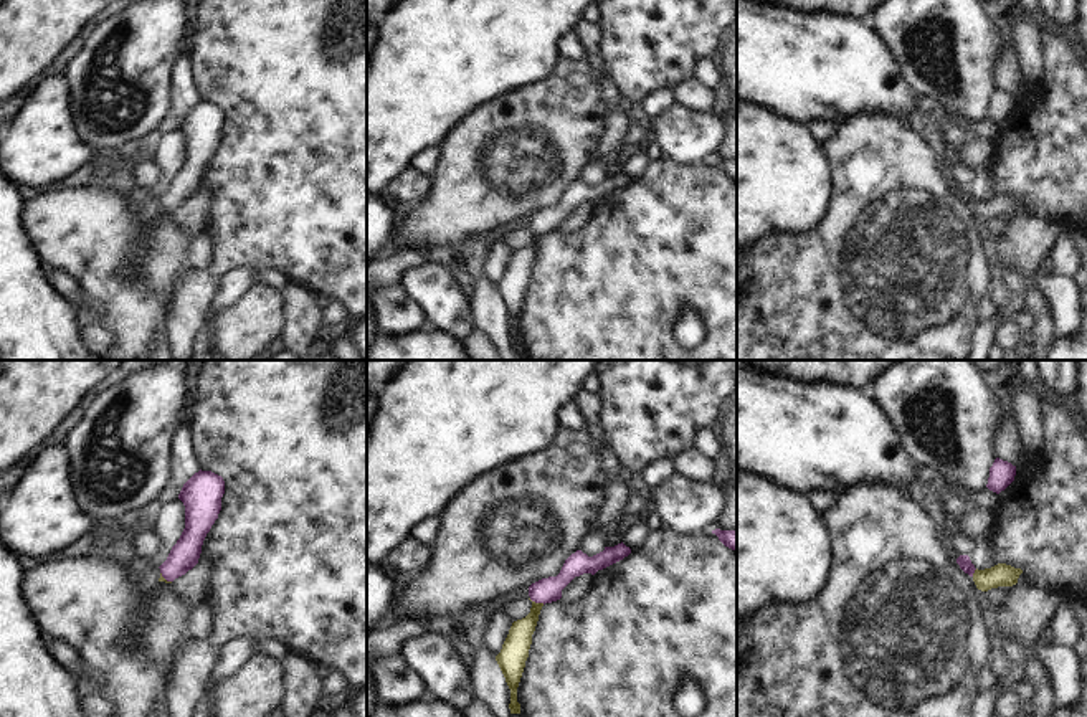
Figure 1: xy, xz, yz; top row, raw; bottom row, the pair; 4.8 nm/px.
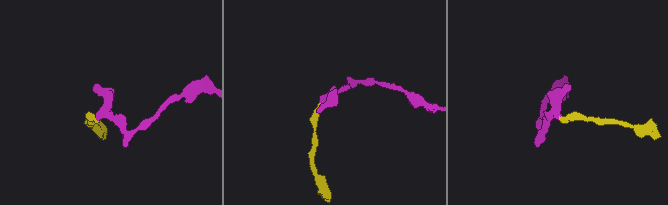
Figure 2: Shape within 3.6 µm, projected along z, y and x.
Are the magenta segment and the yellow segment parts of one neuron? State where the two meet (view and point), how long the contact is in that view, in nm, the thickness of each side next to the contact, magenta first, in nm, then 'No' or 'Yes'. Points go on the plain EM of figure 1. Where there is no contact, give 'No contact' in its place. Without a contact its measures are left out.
Touches magenta at xz (537, 232). Shared border 80 nm. Thickness 120 nm (magenta) against 130 nm. Yes.

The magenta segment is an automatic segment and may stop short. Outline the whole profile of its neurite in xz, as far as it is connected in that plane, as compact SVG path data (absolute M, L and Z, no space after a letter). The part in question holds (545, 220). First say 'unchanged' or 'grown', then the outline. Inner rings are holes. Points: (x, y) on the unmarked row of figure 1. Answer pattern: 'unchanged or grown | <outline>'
grown | M623 172L615 177L605 177L603 182L588 187L581 180L572 183L557 207L542 208L529 216L529 230L532 231L530 243L512 253L509 264L502 274L496 291L506 307L510 319L510 344L520 344L520 334L517 332L517 317L529 287L532 274L532 264L535 261L540 240L545 233L552 233L562 228L562 220L583 203L595 205L631 183L631 178Z

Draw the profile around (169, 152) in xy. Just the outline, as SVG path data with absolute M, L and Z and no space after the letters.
M175 127L162 134L150 154L160 170L159 180L150 185L150 193L160 197L185 159L185 135Z

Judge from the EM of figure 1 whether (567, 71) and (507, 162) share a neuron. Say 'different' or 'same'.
same

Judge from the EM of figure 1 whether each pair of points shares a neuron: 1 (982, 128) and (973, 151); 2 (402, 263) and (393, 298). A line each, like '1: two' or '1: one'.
1: two
2: two

